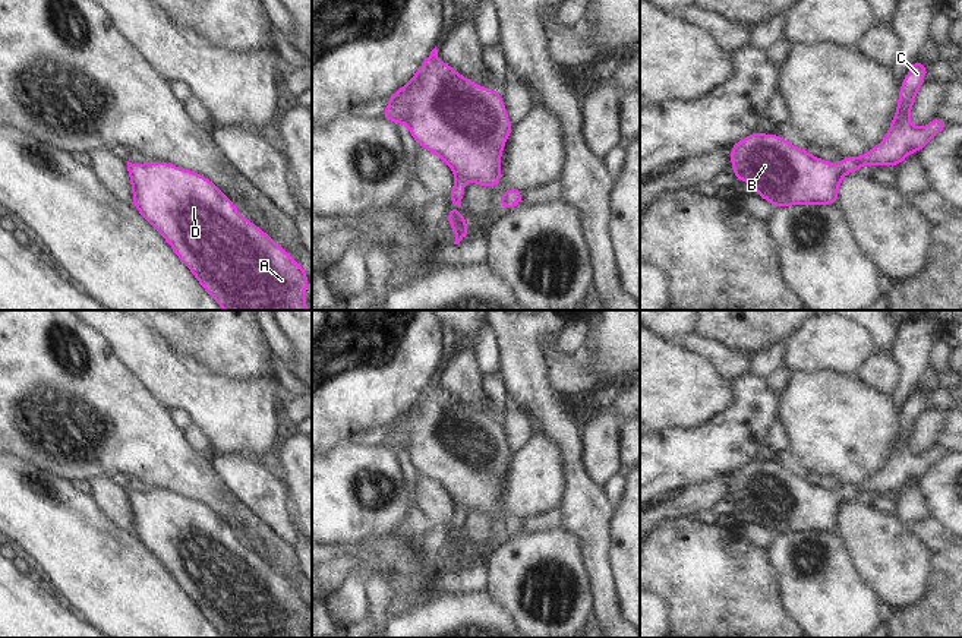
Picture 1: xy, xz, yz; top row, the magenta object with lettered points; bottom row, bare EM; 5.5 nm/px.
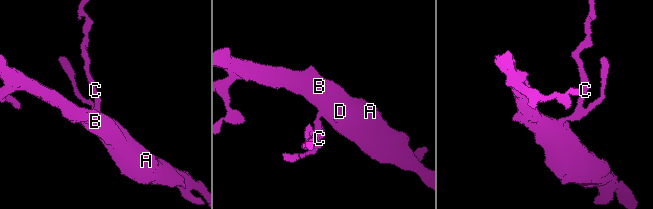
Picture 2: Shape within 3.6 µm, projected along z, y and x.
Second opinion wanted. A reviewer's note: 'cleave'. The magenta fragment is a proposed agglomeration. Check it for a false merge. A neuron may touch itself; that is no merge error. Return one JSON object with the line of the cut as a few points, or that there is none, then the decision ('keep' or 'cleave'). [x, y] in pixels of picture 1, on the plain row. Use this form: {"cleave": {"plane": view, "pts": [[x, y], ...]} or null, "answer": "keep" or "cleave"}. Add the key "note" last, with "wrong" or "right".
{"cleave": null, "answer": "keep", "note": "wrong"}

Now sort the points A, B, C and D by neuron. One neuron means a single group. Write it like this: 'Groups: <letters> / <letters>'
Groups: A B C D

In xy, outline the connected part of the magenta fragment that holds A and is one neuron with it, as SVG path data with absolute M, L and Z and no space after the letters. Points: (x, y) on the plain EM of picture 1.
M127 489L133 534L165 566L223 638L307 638L307 601L290 581L246 547L211 508L170 490Z

